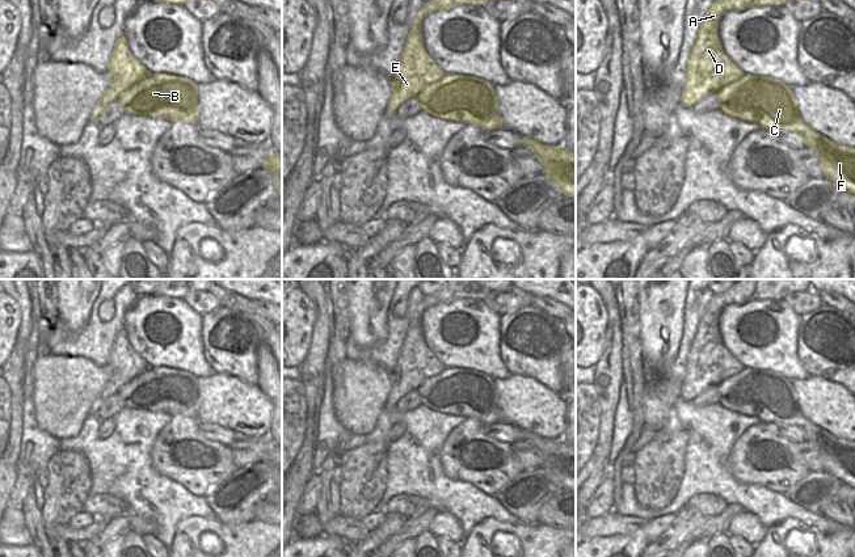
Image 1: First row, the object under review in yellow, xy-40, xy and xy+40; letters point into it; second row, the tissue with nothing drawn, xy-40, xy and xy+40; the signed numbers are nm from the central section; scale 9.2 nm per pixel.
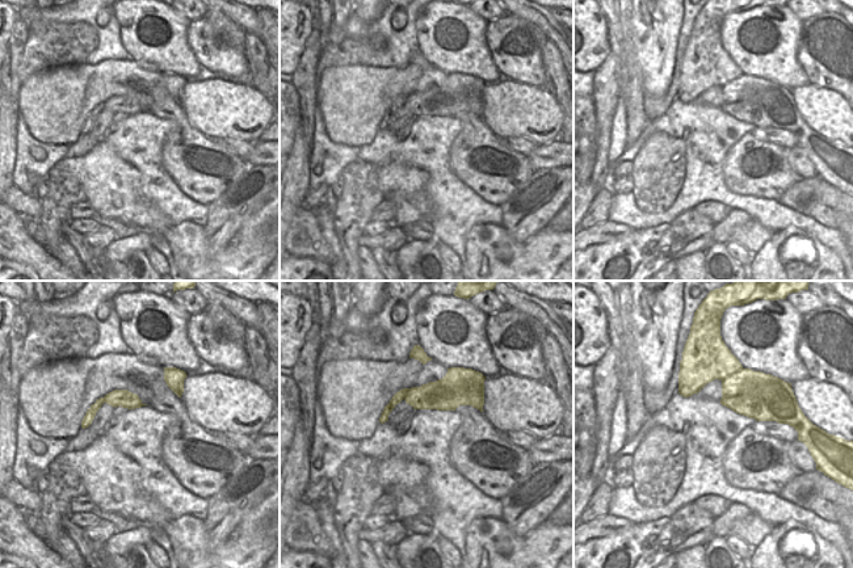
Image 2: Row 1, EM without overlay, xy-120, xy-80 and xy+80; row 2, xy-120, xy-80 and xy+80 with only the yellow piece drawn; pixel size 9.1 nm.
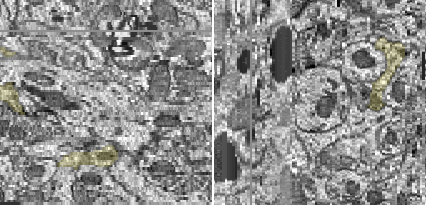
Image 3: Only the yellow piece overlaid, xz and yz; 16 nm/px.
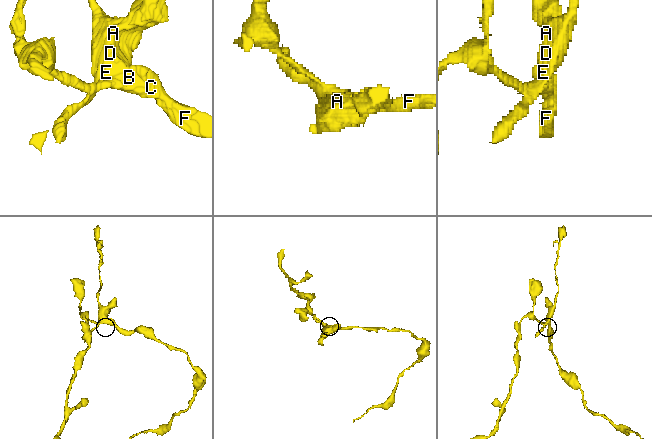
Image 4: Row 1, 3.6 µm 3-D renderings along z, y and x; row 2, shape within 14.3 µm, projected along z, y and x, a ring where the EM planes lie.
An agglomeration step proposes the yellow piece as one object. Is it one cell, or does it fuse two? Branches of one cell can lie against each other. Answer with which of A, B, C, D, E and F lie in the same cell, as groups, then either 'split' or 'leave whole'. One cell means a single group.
groups A D E / B C F; split

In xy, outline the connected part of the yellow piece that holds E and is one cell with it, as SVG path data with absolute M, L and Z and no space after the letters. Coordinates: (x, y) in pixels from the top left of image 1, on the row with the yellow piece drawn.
M431 0L424 3L409 30L407 43L399 59L397 69L392 77L392 94L384 117L396 113L399 106L405 101L417 97L418 93L430 84L437 83L446 76L425 50L422 20L438 9L448 10L456 5L464 4L484 7L487 1L488 0Z

